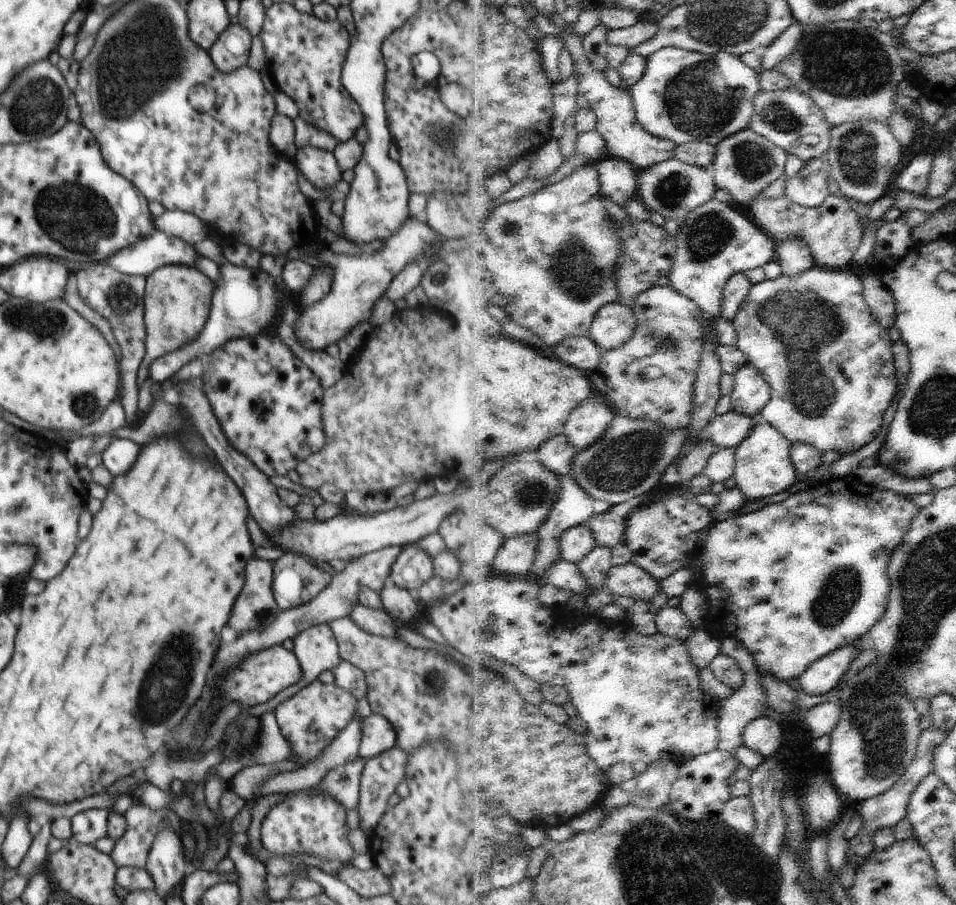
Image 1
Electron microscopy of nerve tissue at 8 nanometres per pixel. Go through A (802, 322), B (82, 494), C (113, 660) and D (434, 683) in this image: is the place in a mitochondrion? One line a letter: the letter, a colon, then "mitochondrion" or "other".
A: mitochondrion
B: other
C: other
D: mitochondrion

